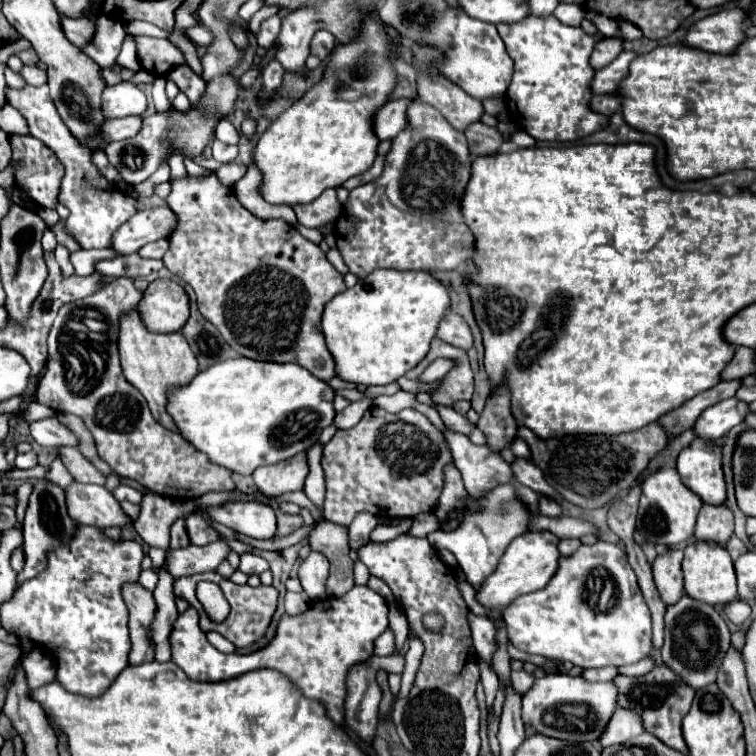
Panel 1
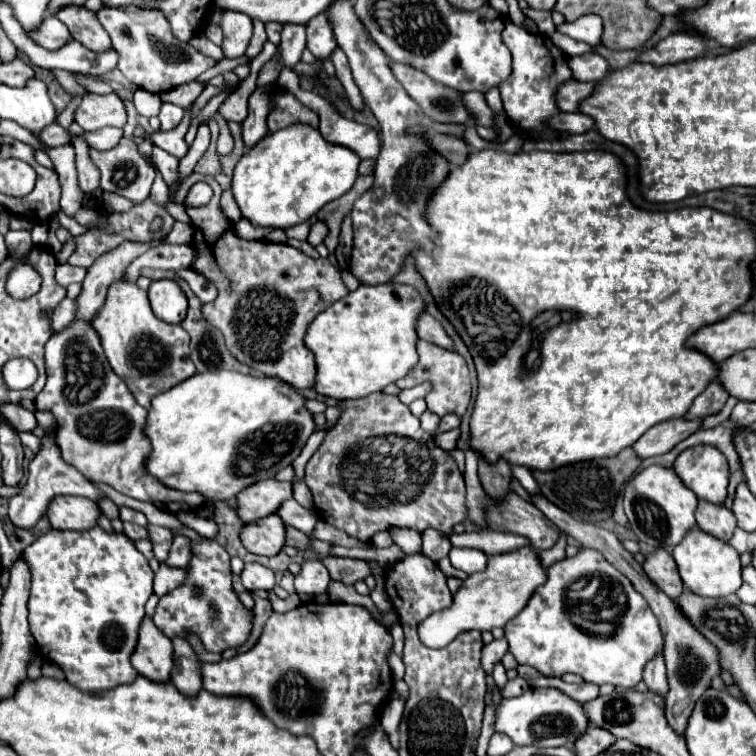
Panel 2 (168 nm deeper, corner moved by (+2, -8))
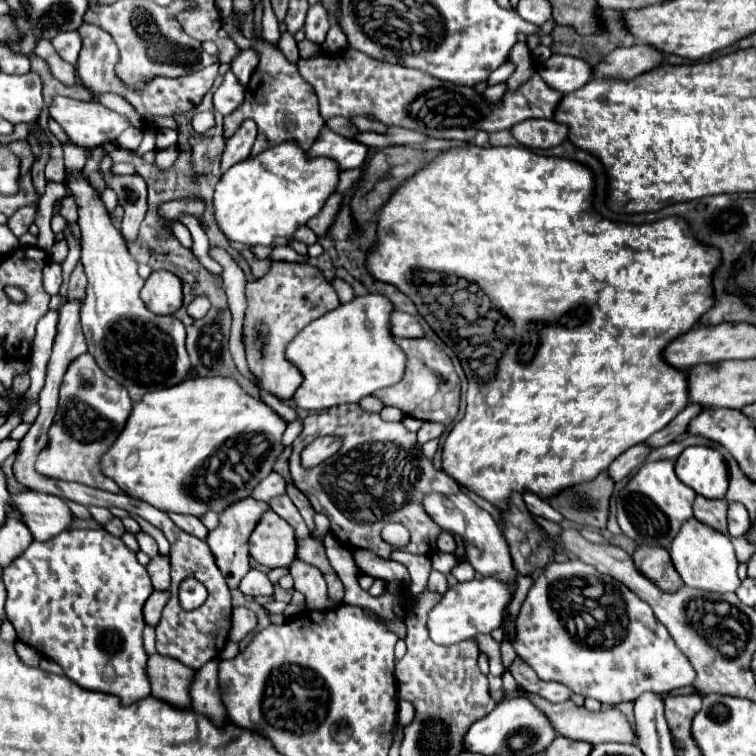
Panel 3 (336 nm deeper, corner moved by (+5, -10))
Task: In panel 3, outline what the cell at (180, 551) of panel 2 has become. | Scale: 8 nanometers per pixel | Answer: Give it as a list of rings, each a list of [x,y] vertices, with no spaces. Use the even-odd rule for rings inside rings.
[[[155,556],[149,564],[147,564],[147,572],[151,576],[153,588],[167,592],[169,584],[171,584],[171,576],[169,576],[169,558],[167,556]]]

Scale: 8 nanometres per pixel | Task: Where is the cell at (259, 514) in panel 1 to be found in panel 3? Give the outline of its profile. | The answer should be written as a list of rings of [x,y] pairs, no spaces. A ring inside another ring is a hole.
[[[267,510],[251,534],[249,552],[257,564],[267,568],[289,568],[297,558],[297,538],[293,528],[273,510]]]

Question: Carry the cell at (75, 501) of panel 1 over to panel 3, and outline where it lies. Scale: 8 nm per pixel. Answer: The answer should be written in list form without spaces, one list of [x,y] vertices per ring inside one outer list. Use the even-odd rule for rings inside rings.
[[[33,490],[11,494],[9,506],[19,512],[37,542],[47,542],[49,538],[61,534],[73,520],[69,506],[61,498]]]

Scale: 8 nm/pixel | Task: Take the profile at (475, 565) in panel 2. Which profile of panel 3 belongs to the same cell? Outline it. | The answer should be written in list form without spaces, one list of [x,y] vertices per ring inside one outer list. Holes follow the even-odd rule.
[[[435,552],[431,556],[431,564],[435,570],[443,572],[443,574],[449,574],[455,566],[457,566],[457,558],[455,554],[445,554],[445,552]]]

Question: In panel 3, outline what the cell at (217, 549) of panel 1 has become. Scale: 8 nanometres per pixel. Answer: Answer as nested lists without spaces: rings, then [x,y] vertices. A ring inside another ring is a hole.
[[[153,592],[145,606],[143,606],[143,616],[145,616],[145,622],[149,626],[155,626],[159,622],[159,616],[161,616],[161,610],[165,606],[165,602],[169,600],[169,592]]]

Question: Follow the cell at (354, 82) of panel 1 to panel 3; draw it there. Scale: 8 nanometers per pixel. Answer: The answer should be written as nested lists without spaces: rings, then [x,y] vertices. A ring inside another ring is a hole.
[[[283,142],[279,146],[261,152],[255,158],[247,158],[245,162],[235,164],[223,174],[223,178],[215,186],[213,214],[221,234],[229,242],[241,242],[247,248],[271,246],[277,236],[291,238],[299,226],[307,224],[307,220],[313,218],[321,210],[325,200],[335,192],[337,180],[339,180],[339,170],[333,160],[329,158],[307,160],[307,154],[297,146],[297,142]]]

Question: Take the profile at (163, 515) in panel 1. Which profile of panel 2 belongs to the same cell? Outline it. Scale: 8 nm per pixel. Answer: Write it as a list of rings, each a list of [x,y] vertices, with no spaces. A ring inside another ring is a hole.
[[[124,522],[124,534],[130,538],[130,540],[146,540],[148,538],[148,528],[146,526],[138,526],[138,524],[132,524],[132,522]]]

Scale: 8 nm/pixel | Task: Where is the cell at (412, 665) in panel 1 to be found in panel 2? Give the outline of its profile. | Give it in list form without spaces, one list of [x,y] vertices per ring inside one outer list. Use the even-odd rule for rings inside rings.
[[[404,698],[390,700],[390,702],[384,706],[382,718],[380,718],[380,724],[382,724],[384,732],[388,734],[390,744],[392,744],[394,748],[398,748],[398,724],[400,724],[400,718],[402,718],[402,710],[404,710]]]

